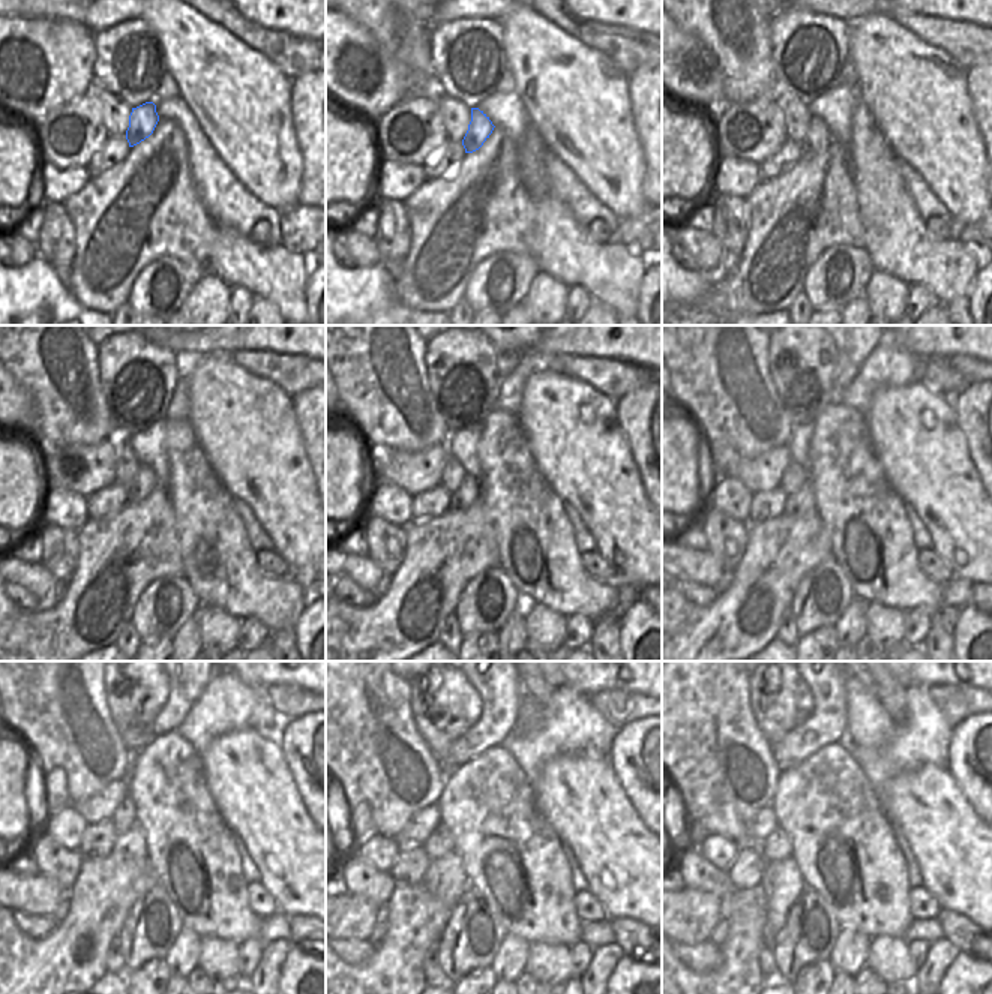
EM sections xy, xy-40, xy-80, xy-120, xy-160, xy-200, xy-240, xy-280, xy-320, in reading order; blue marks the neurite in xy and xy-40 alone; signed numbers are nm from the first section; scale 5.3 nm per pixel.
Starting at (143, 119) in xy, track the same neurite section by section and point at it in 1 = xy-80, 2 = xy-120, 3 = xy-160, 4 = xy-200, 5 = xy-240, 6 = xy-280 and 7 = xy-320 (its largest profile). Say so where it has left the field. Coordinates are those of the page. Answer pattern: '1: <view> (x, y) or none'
1: xy-80 (818, 138)
2: xy-120 (144, 483)
3: xy-160 (462, 498)
4: xy-200 (803, 502)
5: xy-240 (129, 846)
6: xy-280 (446, 880)
7: xy-320 (782, 882)

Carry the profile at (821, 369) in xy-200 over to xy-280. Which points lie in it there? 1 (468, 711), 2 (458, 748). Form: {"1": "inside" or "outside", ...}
{"1": "inside", "2": "outside"}

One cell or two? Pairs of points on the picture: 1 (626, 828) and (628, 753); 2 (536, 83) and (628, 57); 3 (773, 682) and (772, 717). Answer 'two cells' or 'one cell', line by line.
1: two cells
2: two cells
3: one cell

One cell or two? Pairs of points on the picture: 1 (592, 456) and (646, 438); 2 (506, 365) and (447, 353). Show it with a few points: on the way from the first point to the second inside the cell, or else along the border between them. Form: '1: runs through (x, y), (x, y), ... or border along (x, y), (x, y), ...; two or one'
1: border along (617, 410), (617, 423), (629, 443), (640, 477); two
2: runs through (491, 365), (462, 360); one

